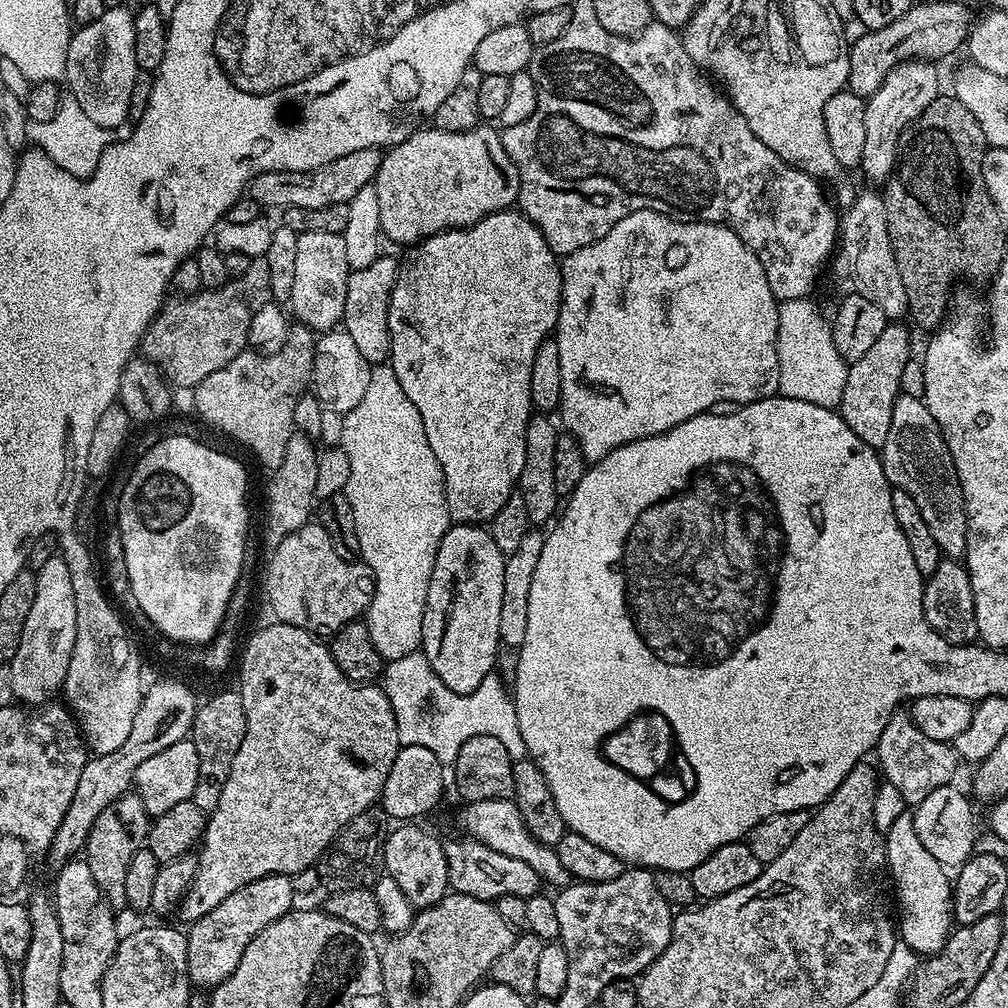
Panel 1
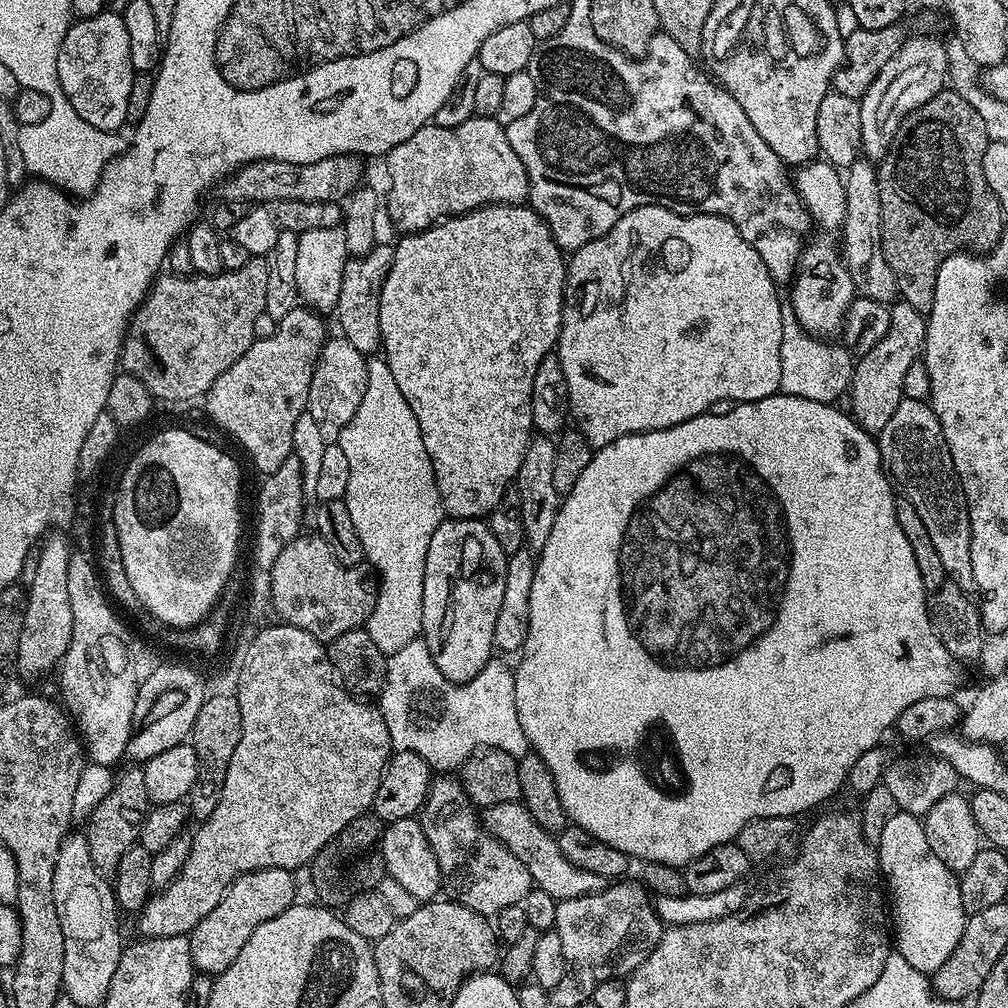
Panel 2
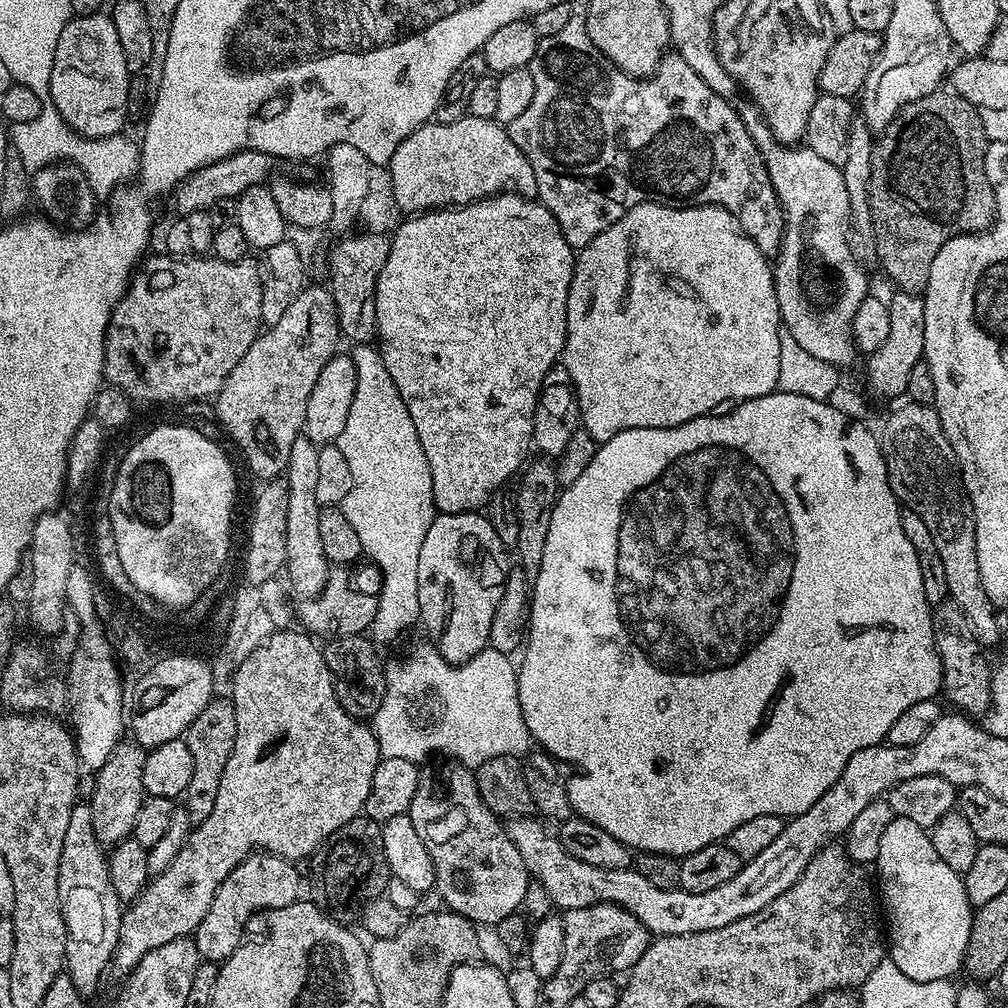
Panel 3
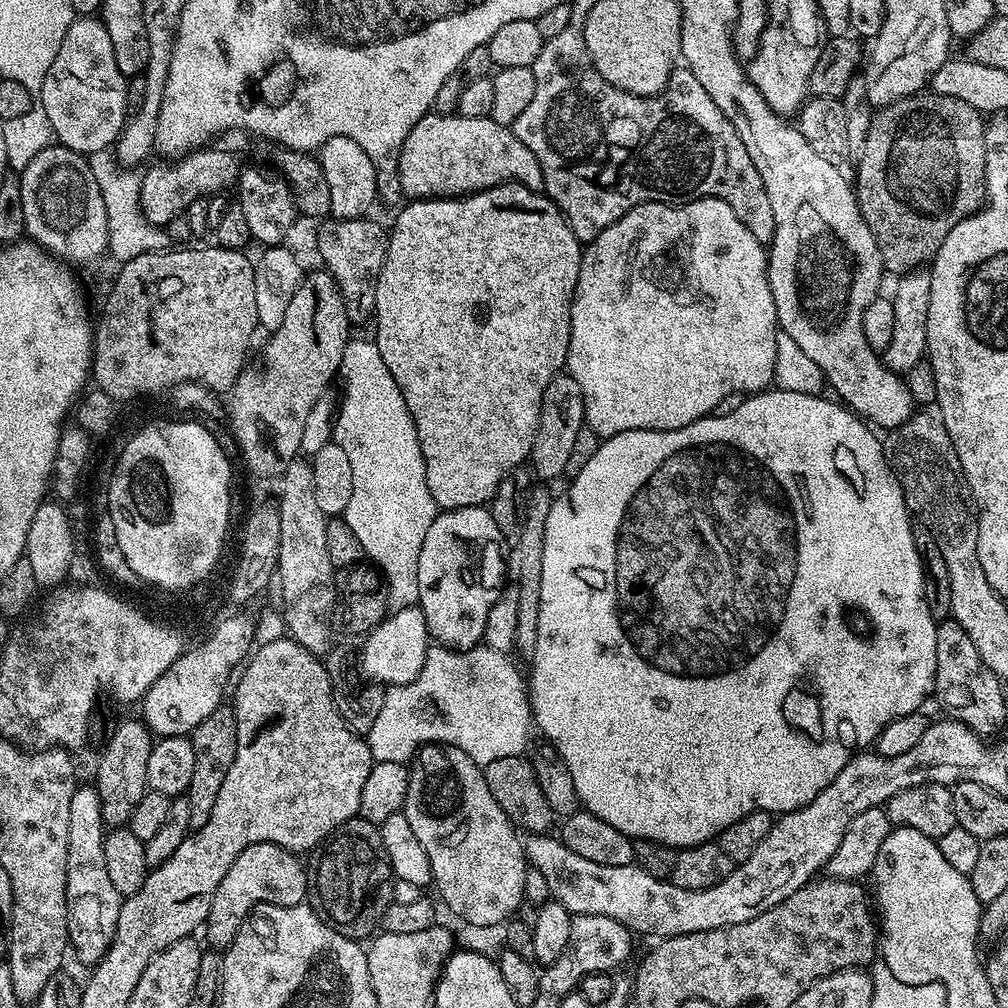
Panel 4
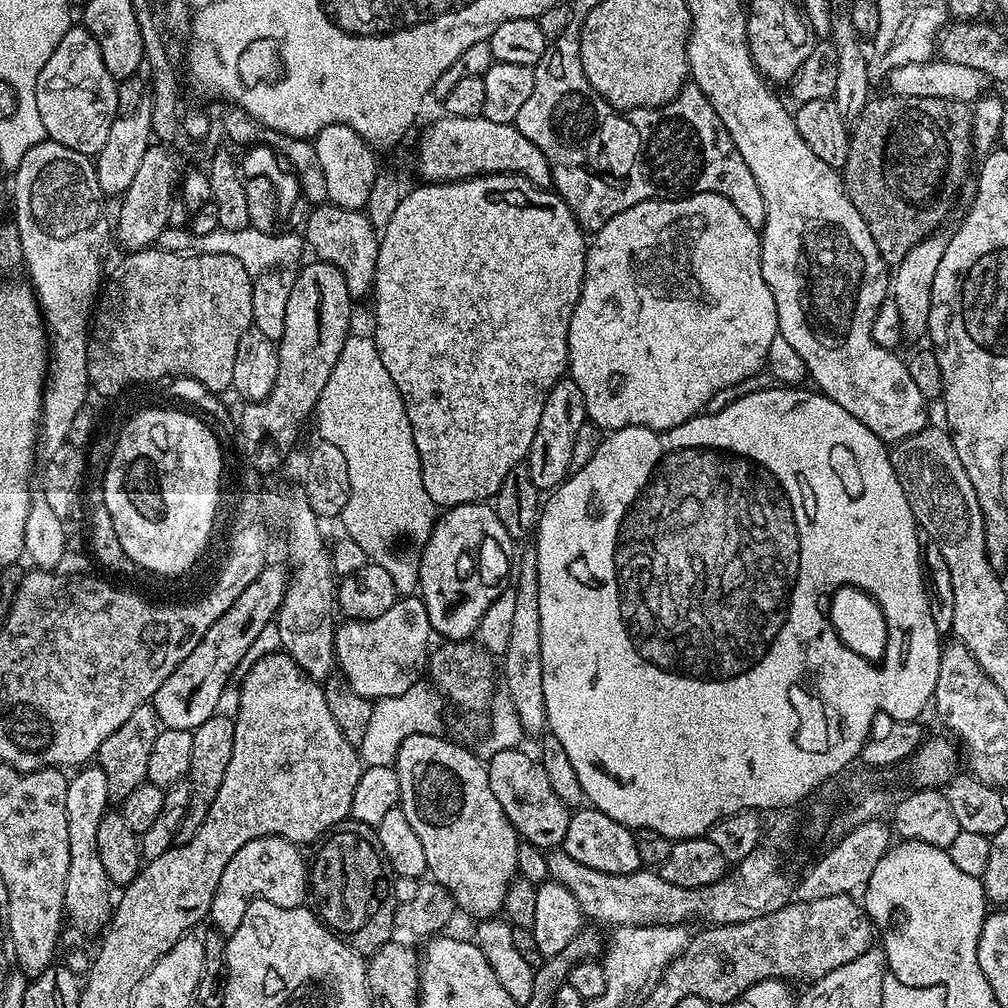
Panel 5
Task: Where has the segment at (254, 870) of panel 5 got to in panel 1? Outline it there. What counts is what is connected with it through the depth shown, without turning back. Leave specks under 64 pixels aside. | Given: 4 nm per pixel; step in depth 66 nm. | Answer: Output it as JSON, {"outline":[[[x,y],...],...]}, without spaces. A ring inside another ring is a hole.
{"outline":[[[267,876],[243,884],[241,888],[234,890],[234,894],[230,894],[230,898],[222,898],[222,902],[218,902],[218,906],[214,906],[210,914],[191,921],[189,928],[192,929],[187,929],[186,932],[187,973],[189,981],[195,987],[197,984],[200,988],[211,990],[226,982],[226,978],[230,978],[230,974],[238,970],[238,962],[242,962],[242,954],[246,946],[250,946],[252,939],[262,930],[266,930],[266,926],[293,911],[294,893],[291,880],[290,876]]]}

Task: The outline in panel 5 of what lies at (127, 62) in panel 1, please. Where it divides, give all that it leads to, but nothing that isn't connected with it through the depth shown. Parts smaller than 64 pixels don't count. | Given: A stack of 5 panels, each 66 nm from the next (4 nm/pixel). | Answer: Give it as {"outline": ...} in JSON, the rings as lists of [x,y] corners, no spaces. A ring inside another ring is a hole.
{"outline":[[[82,24],[68,28],[58,49],[54,50],[50,61],[38,74],[38,84],[35,86],[45,135],[70,150],[95,156],[106,144],[110,127],[120,114],[117,83],[106,69],[101,47],[93,34]]]}

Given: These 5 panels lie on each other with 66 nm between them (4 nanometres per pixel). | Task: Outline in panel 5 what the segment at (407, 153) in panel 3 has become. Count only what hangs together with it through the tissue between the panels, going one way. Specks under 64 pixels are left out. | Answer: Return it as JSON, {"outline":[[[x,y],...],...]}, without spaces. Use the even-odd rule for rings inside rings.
{"outline":[[[441,115],[441,120],[436,120],[424,133],[420,136],[420,145],[416,148],[416,168],[420,171],[420,180],[424,182],[447,182],[449,180],[469,180],[475,176],[493,176],[499,172],[506,172],[514,176],[526,178],[530,183],[538,185],[539,188],[552,188],[552,171],[546,162],[546,154],[542,154],[542,150],[538,150],[538,146],[534,146],[534,142],[530,142],[530,138],[526,138],[526,134],[522,134],[516,129],[515,124],[503,124],[502,122],[490,122],[485,116],[475,116],[474,118],[458,118],[457,116]]]}

